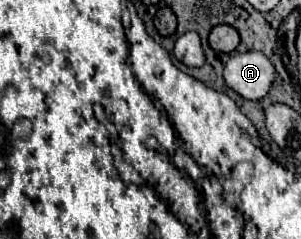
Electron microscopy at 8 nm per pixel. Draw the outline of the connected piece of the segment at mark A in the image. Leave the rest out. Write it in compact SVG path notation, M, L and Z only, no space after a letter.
M247 51L247 53L233 55L225 63L223 77L225 83L231 89L235 89L241 97L257 101L269 93L277 73L271 59L265 53Z

